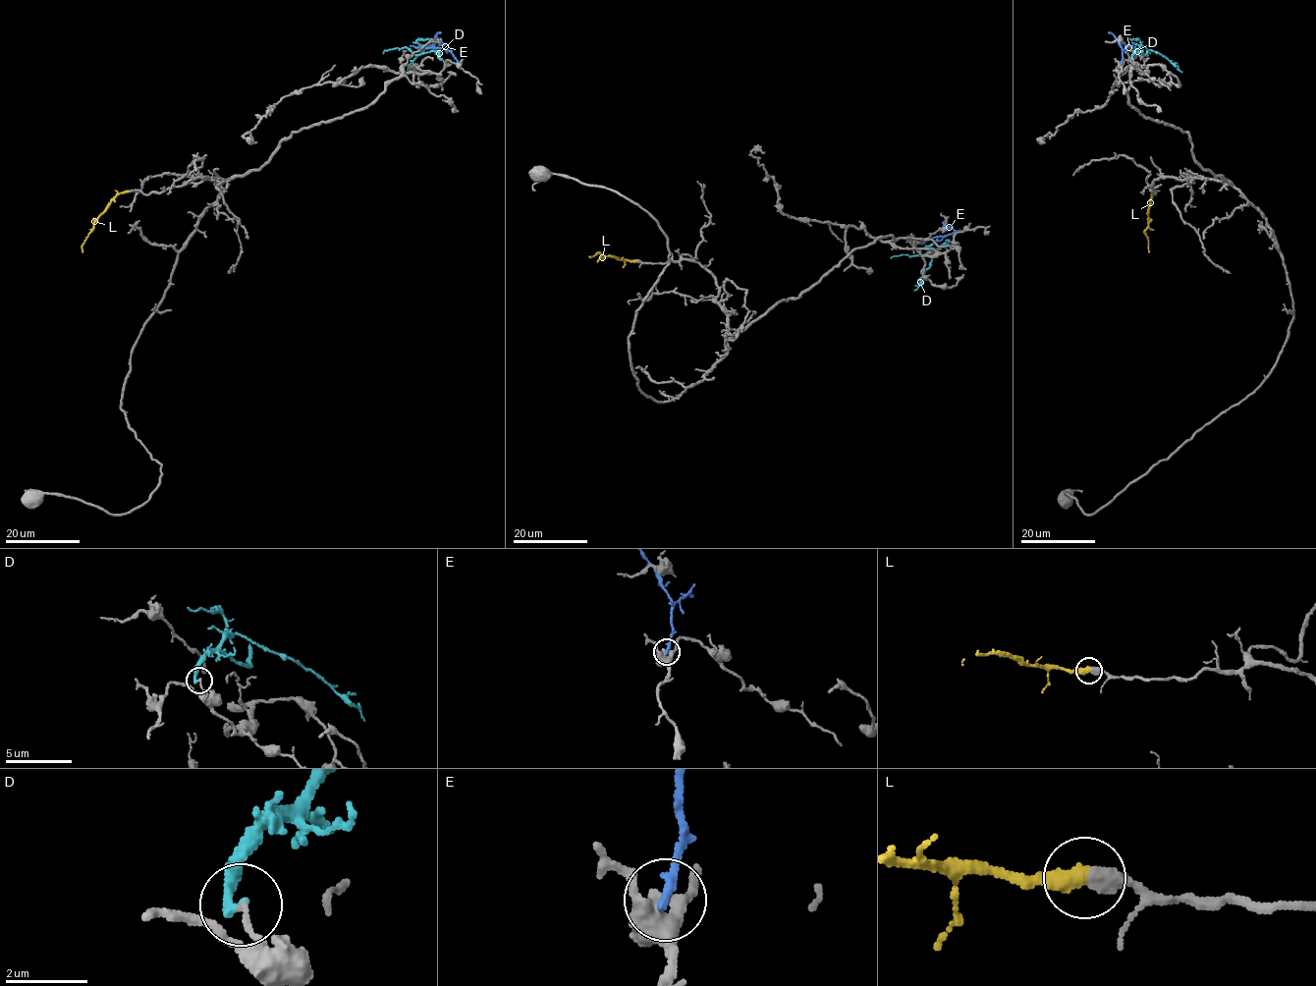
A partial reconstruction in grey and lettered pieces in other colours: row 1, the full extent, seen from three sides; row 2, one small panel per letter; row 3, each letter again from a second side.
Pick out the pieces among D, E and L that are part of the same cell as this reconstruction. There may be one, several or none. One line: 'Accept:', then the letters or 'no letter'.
Accept: L

